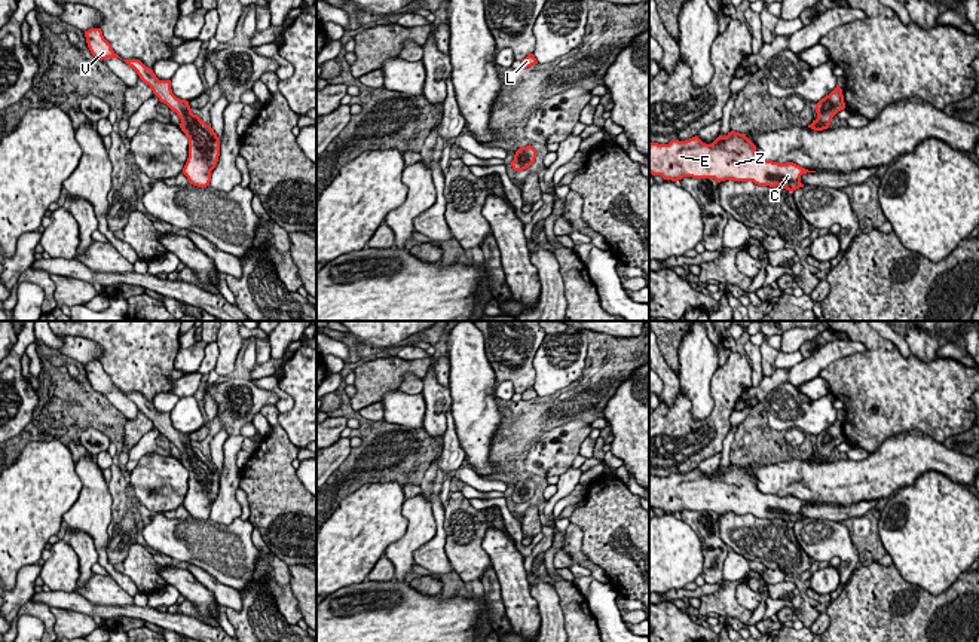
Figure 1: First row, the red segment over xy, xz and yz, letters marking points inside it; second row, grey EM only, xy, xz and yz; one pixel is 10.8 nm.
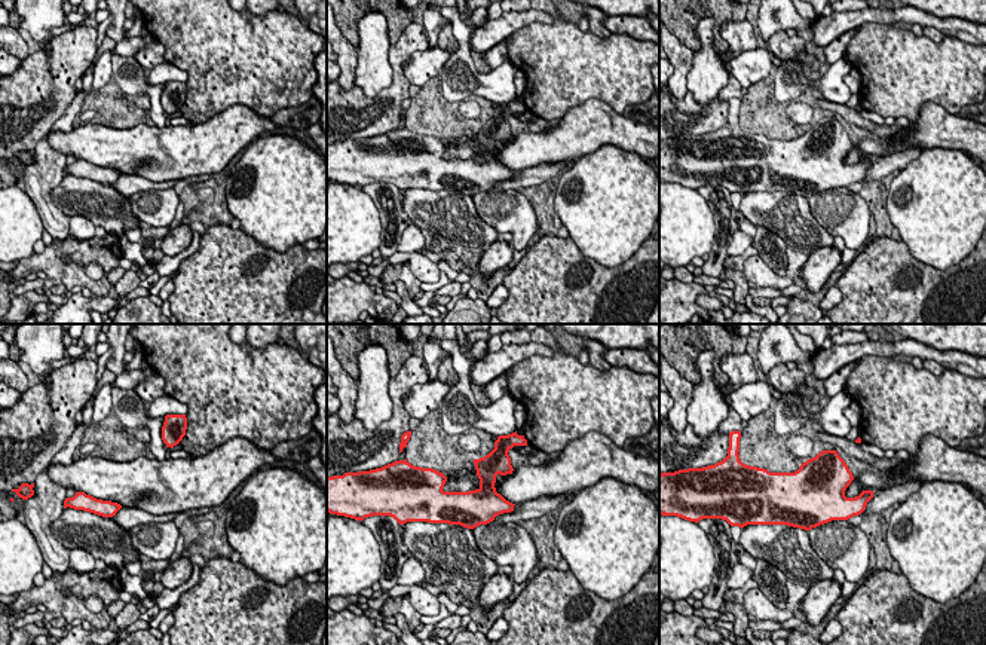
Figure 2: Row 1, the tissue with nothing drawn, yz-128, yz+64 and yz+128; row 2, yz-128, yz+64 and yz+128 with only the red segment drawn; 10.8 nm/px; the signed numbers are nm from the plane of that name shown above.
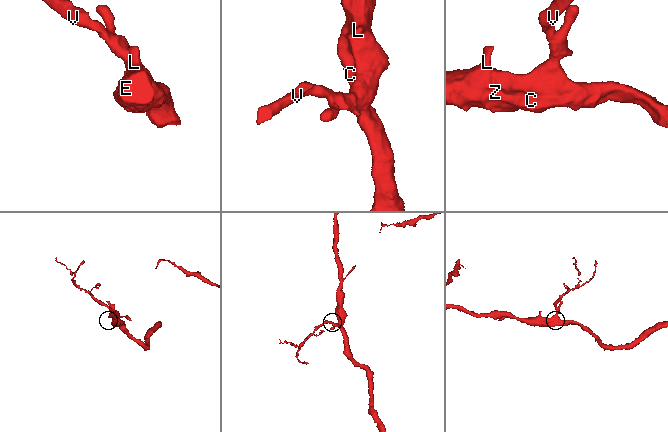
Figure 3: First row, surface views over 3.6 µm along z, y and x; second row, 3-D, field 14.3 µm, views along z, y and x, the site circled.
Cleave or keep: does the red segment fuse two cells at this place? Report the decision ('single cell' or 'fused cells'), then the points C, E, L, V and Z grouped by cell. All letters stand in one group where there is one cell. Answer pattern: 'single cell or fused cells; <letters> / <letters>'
single cell; C E L V Z

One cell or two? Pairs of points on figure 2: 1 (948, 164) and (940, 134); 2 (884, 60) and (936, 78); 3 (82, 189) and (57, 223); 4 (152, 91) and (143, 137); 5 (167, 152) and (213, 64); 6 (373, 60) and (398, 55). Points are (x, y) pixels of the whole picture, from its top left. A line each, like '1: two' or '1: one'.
1: two
2: one
3: two
4: two
5: two
6: two

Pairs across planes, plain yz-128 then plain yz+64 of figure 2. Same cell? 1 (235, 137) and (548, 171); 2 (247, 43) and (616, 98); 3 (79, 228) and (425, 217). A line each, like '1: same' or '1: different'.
1: different
2: same
3: different

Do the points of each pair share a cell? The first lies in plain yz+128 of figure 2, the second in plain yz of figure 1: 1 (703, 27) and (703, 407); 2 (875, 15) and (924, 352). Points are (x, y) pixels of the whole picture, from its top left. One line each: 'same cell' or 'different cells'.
1: same cell
2: different cells

